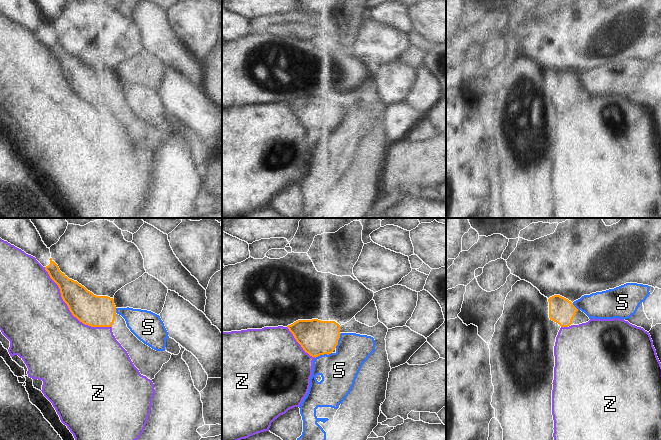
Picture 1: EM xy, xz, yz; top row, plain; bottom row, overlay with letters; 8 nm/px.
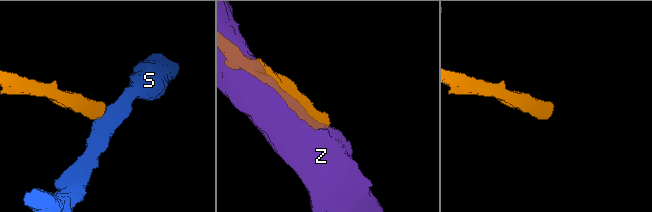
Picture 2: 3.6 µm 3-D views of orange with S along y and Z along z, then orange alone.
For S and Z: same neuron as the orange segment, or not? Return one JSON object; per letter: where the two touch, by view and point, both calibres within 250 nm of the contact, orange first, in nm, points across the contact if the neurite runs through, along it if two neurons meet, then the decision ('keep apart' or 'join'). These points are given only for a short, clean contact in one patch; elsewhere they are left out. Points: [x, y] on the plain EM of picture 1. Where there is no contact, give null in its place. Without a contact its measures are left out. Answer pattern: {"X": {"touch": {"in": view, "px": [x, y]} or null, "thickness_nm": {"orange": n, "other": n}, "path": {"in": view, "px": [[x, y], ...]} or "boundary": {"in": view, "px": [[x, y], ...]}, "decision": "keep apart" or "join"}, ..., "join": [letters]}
{"S": {"touch": {"in": "xz", "px": [323, 130]}, "thickness_nm": {"orange": 280, "other": 300}, "decision": "keep apart"}, "Z": {"touch": {"in": "xy", "px": [69, 85]}, "thickness_nm": {"orange": 260, "other": 500}, "decision": "keep apart"}, "join": []}

